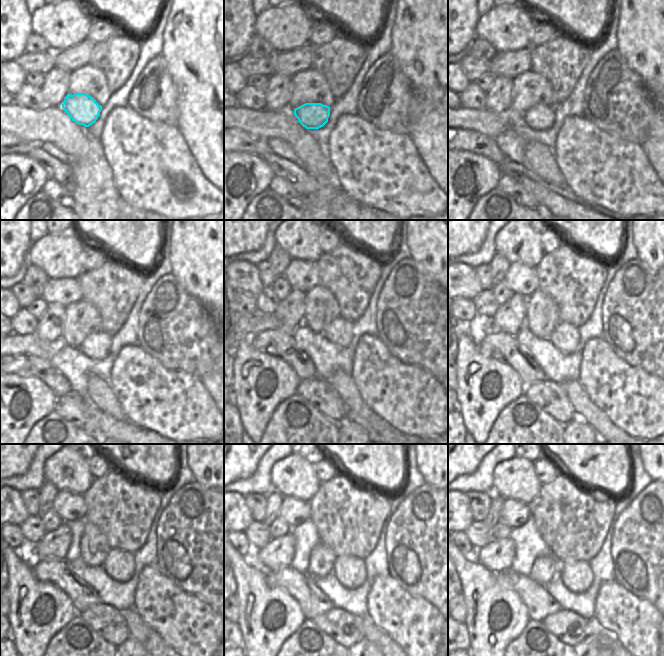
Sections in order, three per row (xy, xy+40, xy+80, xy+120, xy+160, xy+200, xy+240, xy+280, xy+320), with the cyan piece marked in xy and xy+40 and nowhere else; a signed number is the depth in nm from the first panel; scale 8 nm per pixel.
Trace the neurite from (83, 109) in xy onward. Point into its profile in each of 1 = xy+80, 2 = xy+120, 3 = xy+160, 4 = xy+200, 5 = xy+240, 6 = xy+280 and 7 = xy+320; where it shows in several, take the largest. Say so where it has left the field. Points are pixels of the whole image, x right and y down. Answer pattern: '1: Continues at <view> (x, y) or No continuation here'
1: Continues at xy+80 (539, 117)
2: Continues at xy+120 (97, 345)
3: Continues at xy+160 (339, 332)
4: Continues at xy+200 (565, 337)
5: Continues at xy+240 (119, 564)
6: Continues at xy+280 (350, 571)
7: Continues at xy+320 (577, 576)

